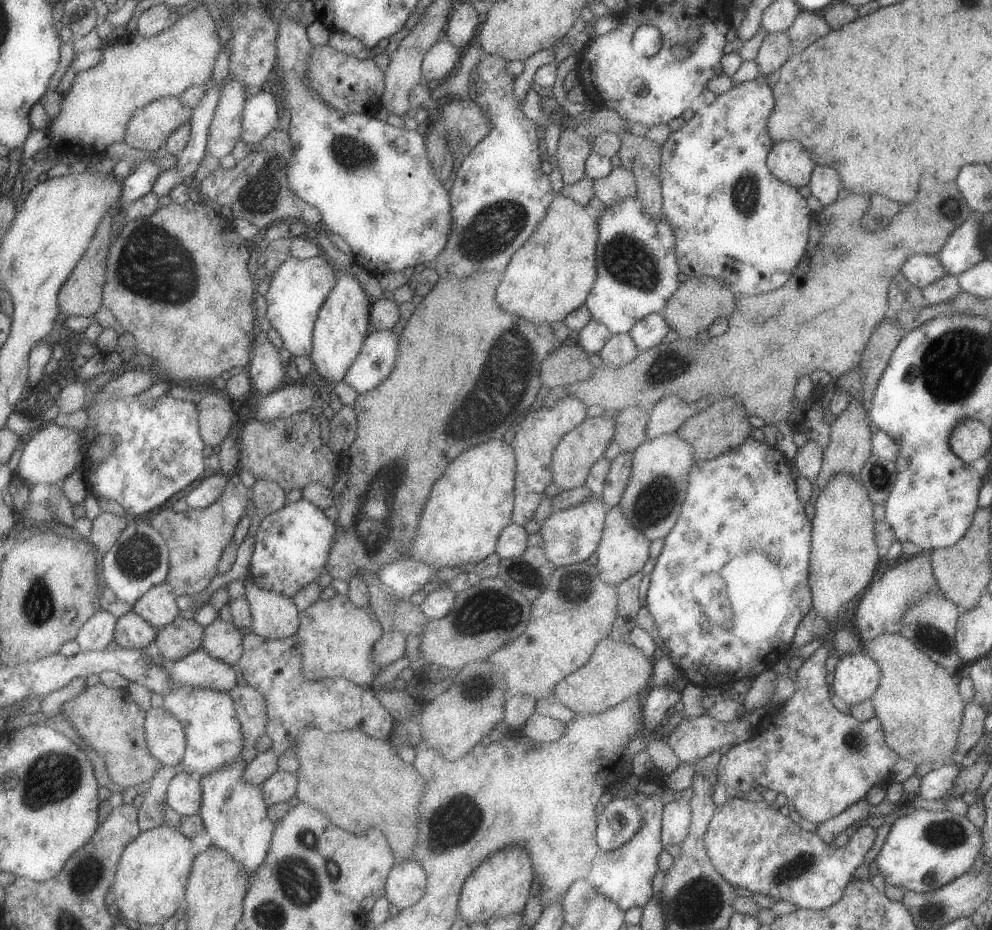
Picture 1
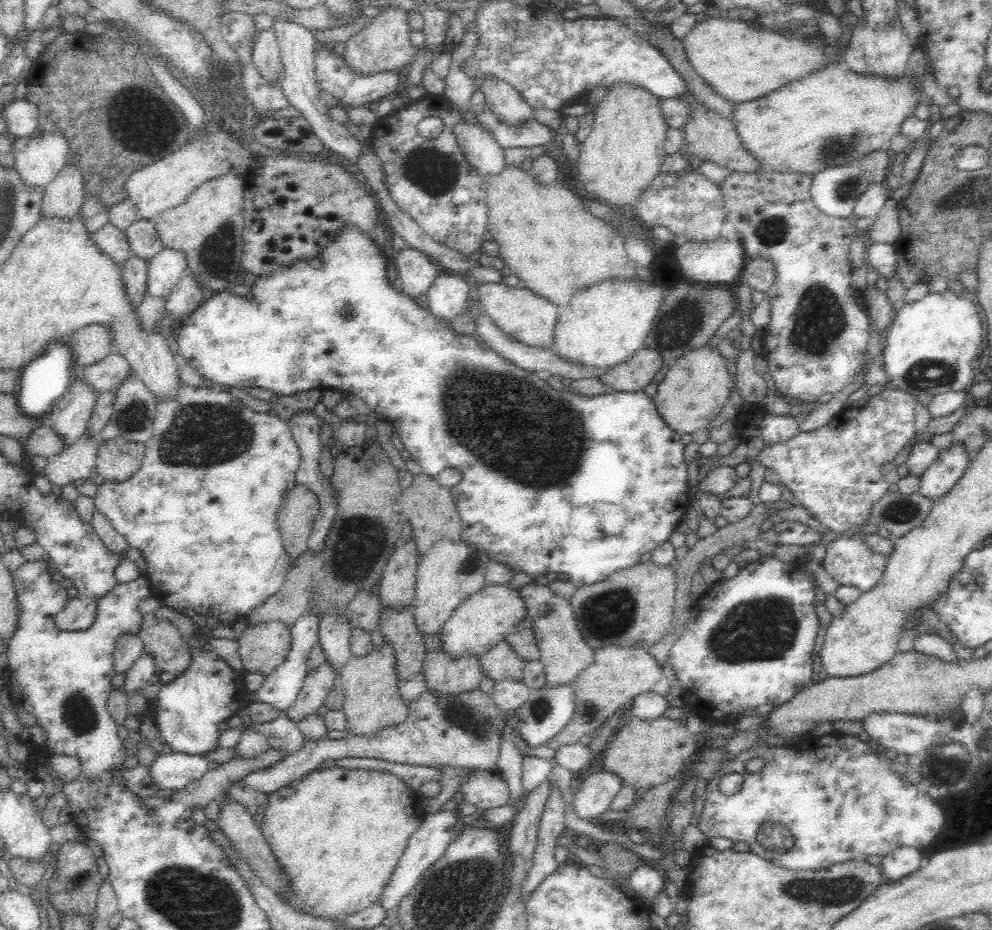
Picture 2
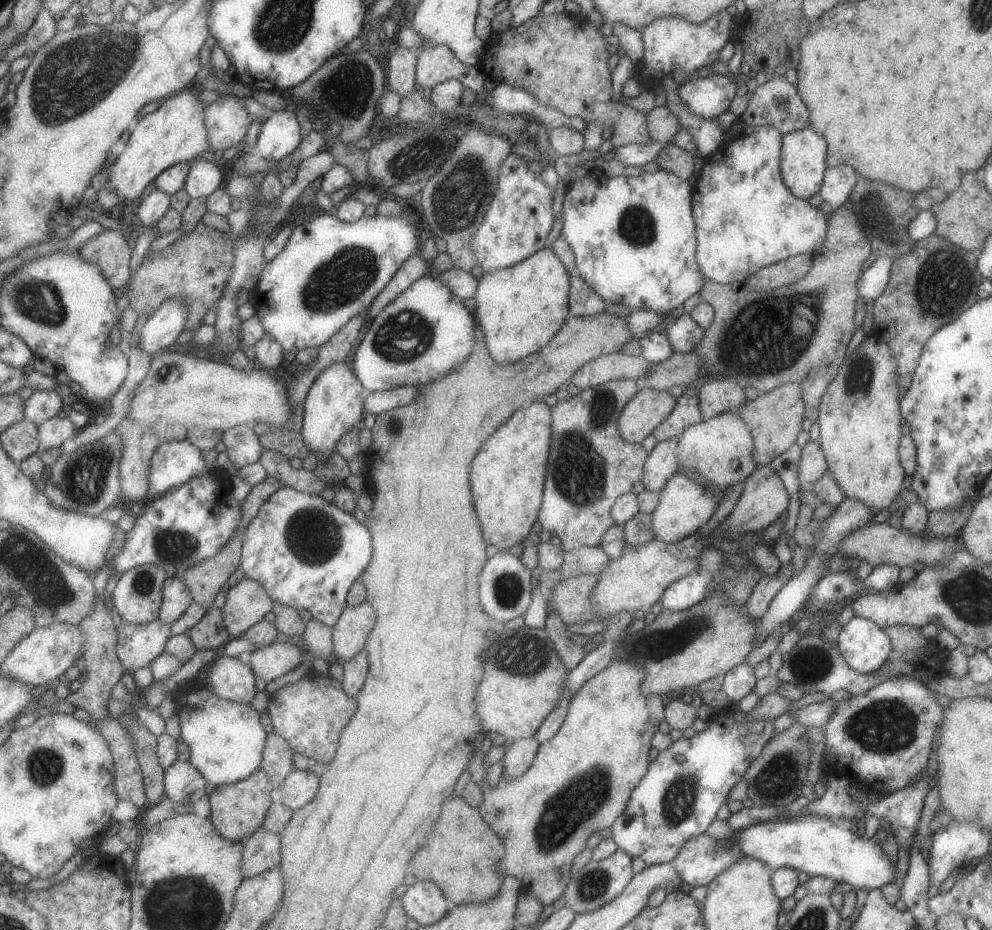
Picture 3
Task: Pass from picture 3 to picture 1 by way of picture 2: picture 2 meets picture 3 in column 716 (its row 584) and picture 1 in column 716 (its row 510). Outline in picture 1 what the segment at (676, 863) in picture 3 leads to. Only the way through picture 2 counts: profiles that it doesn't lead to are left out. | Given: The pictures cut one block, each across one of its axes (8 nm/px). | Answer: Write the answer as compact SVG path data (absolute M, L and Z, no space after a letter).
M739 797L731 798L715 809L706 826L704 847L712 867L734 887L767 894L777 901L789 901L799 909L821 911L839 900L844 886L852 879L853 871L861 864L873 840L875 840L875 829L865 824L857 828L845 846L836 847L833 843L823 842L817 833L801 829L789 817L771 808L769 803Z

